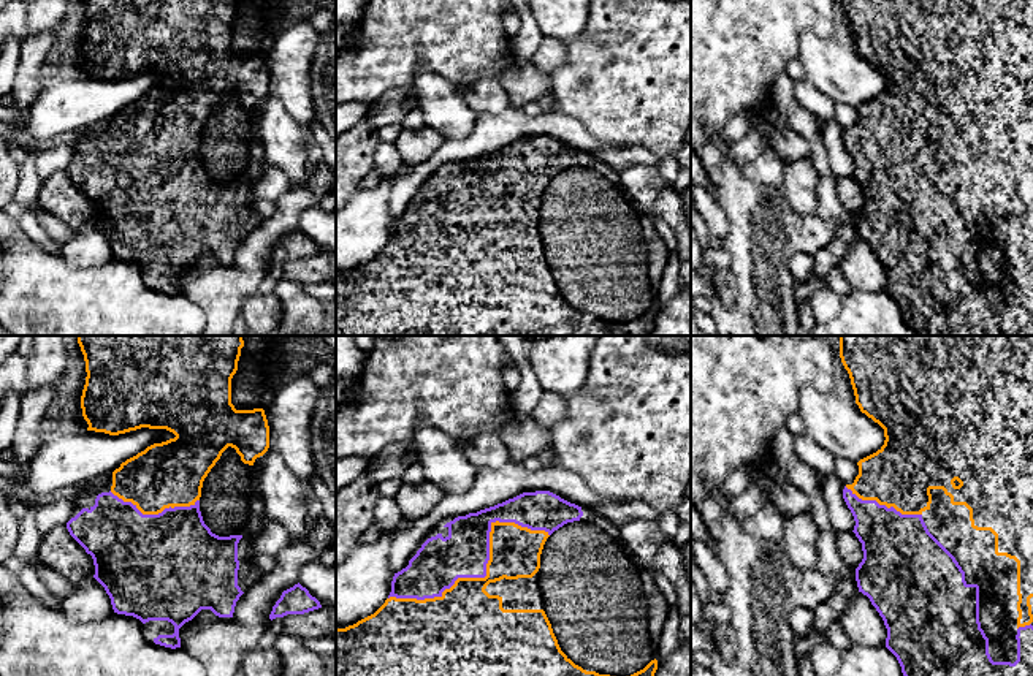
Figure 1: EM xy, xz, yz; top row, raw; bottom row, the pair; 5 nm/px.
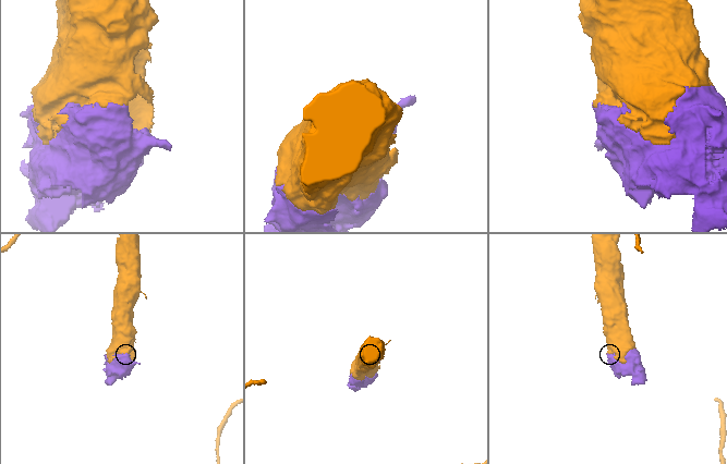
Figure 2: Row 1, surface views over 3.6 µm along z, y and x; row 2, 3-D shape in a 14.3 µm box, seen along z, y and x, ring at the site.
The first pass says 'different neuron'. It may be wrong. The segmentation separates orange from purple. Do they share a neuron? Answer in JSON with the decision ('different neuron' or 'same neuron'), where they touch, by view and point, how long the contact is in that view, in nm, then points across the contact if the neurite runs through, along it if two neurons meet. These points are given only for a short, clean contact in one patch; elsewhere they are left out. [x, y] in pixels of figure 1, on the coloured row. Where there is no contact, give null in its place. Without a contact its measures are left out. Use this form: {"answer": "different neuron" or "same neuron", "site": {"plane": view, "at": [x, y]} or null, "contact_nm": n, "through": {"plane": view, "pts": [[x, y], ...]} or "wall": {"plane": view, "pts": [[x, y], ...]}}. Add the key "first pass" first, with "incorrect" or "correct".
{"first pass": "incorrect", "answer": "same neuron", "site": {"plane": "xz", "at": [487, 570]}, "contact_nm": 900}

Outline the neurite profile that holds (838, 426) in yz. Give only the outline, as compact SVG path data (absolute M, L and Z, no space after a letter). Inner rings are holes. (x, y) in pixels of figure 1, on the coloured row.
M803 386L797 413L805 435L837 459L859 462L884 445L884 429L862 413L856 401L844 401L835 391Z

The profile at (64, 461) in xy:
M141 427L119 435L86 431L55 435L41 443L29 462L24 483L33 499L43 499L68 486L111 475L122 462L176 435L166 429Z

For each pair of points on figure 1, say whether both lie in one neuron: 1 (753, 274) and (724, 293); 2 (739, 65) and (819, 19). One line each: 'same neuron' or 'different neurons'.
1: different neurons
2: same neuron

